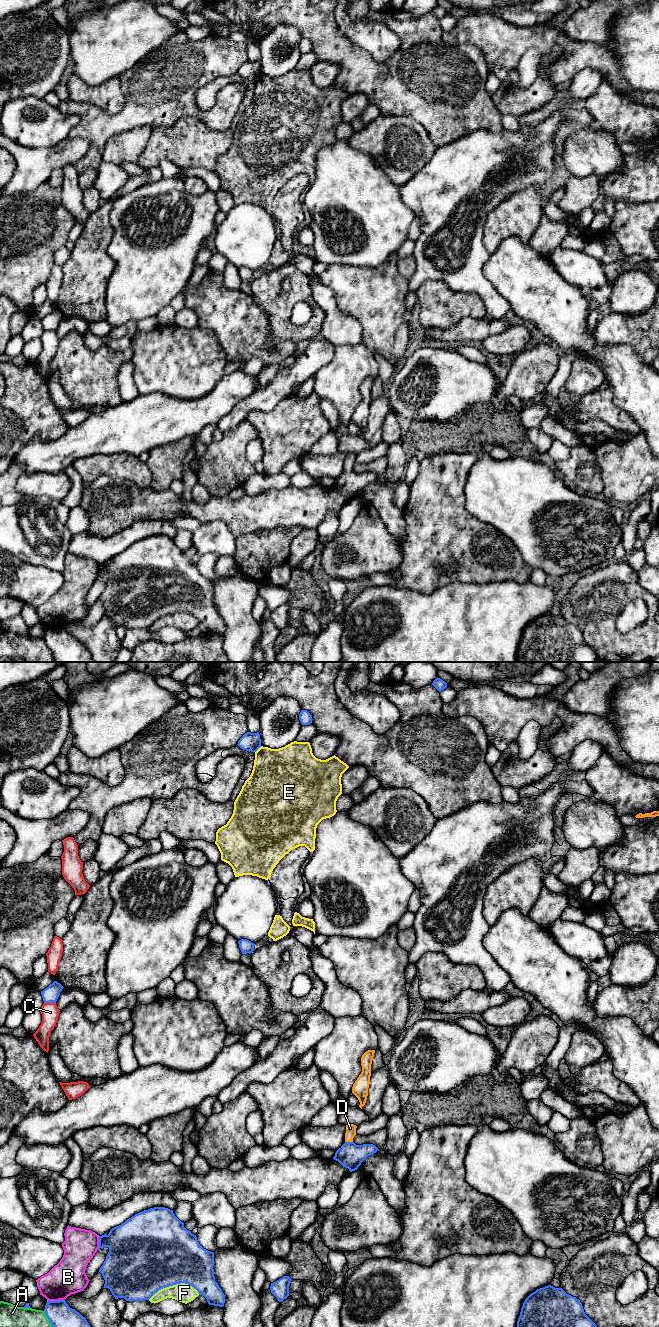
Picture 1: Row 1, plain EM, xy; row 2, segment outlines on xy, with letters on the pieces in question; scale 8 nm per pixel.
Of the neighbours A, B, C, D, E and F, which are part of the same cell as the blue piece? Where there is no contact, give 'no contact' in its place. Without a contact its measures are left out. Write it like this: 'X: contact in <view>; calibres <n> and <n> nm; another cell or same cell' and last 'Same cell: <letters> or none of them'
A: contact in xy; calibres 300 and 420 nm; another cell
B: contact in xy; calibres 280 and 280 nm; another cell
C: contact in xy; calibres 130 and 140 nm; another cell
D: contact in xy; calibres 200 and 80 nm; same cell
E: contact in xy; calibres 150 and 380 nm; another cell
F: contact in xy; calibres 500 and 150 nm; another cell
Same cell: D

